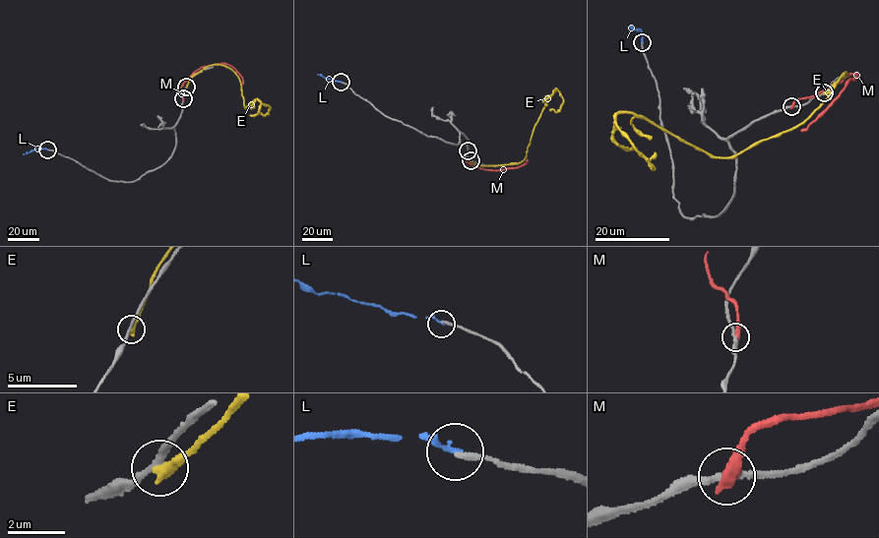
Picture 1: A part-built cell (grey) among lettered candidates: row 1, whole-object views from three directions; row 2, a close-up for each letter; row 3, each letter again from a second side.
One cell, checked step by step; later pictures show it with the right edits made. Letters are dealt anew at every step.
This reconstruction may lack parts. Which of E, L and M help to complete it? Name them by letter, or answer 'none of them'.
none of them

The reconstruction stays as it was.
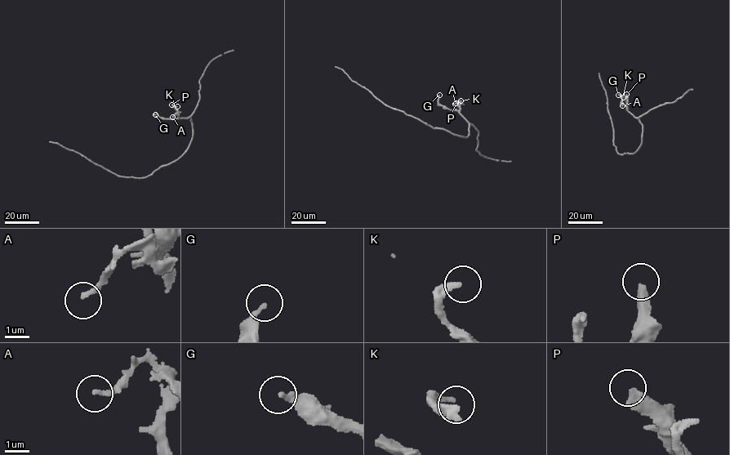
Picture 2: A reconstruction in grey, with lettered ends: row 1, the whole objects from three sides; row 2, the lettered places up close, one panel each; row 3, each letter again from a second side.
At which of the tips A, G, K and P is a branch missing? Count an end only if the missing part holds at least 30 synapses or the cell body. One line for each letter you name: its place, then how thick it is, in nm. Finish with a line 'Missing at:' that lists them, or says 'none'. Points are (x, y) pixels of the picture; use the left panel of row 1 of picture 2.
P: (171, 104) | 440 nm
Missing at: P

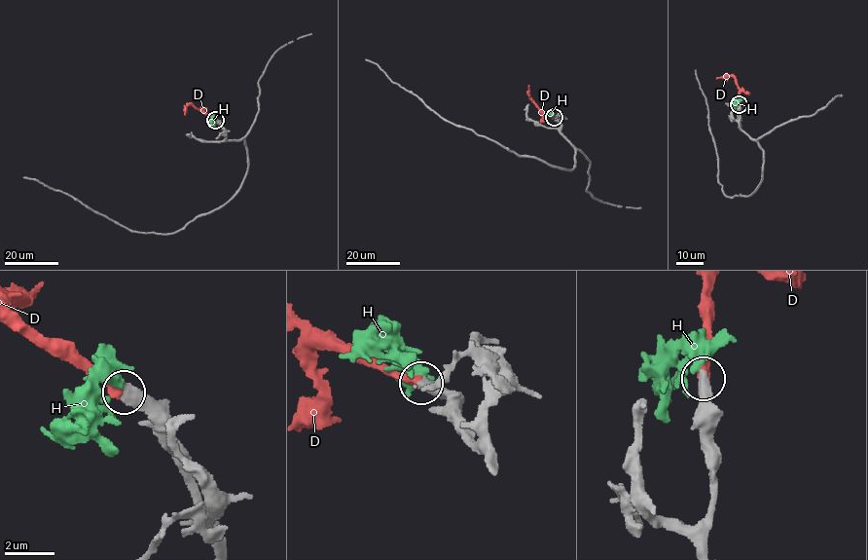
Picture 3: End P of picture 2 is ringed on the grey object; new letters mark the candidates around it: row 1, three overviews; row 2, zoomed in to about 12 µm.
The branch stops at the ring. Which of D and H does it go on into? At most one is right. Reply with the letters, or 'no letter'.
D

